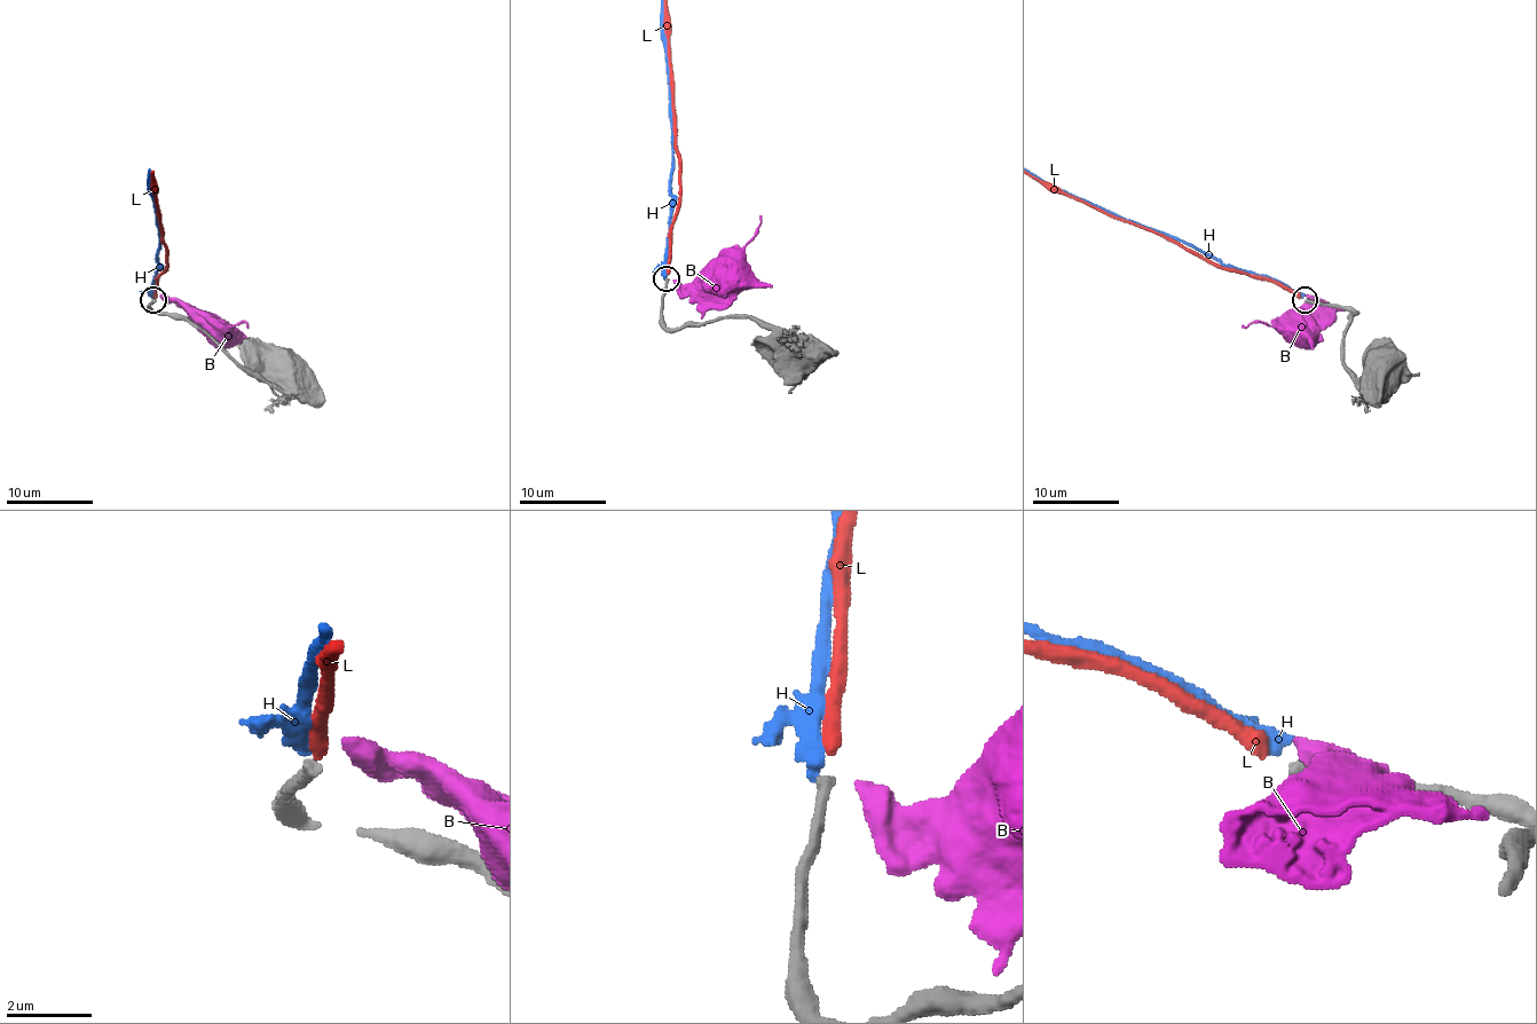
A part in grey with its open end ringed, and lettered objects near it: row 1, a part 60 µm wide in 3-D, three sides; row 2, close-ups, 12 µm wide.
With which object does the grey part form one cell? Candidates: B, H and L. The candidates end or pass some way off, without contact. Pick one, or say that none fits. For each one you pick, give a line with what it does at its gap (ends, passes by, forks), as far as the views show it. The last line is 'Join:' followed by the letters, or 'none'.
L: It ends there
Join: L

